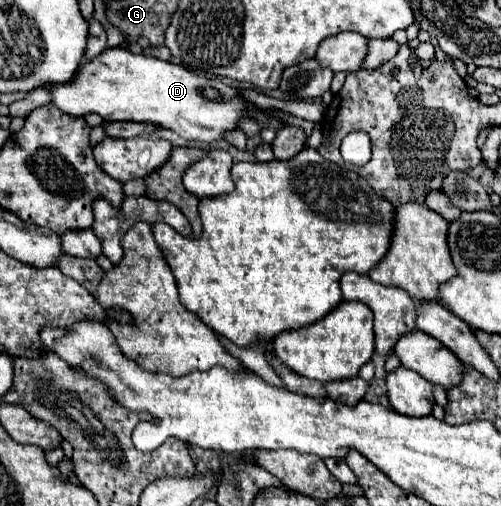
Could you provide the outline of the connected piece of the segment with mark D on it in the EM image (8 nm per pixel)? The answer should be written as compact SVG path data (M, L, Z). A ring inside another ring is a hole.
M117 46L103 50L97 58L81 64L75 76L65 84L45 86L51 94L51 104L69 116L99 114L105 122L151 122L161 128L177 130L187 140L213 142L227 130L237 128L241 116L247 116L237 90L221 80L209 80L193 74L183 66L163 62L155 56L133 54Z

